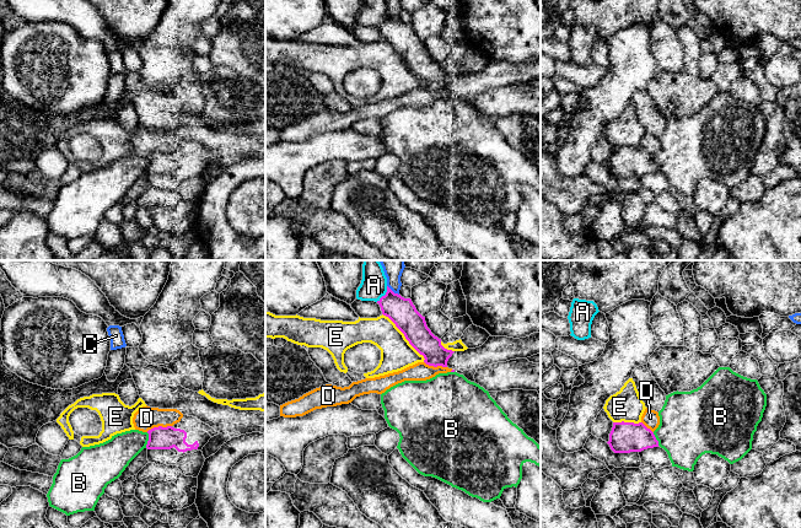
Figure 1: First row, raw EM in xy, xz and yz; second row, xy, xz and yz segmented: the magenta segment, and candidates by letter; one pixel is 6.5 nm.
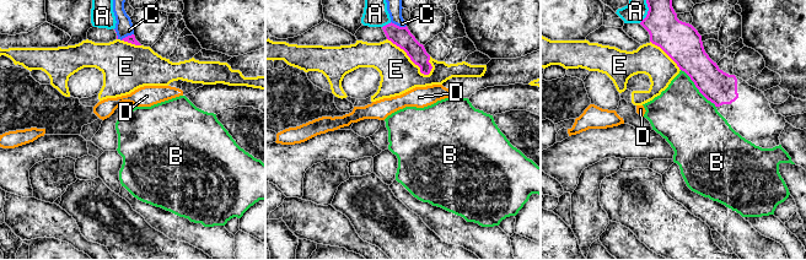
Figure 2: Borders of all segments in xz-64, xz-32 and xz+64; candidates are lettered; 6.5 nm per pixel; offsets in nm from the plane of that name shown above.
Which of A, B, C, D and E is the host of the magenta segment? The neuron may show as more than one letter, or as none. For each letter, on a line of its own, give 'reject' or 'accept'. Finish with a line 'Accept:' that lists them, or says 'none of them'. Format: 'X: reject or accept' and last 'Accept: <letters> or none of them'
A: reject
B: reject
C: reject
D: reject
E: reject
Accept: none of them

